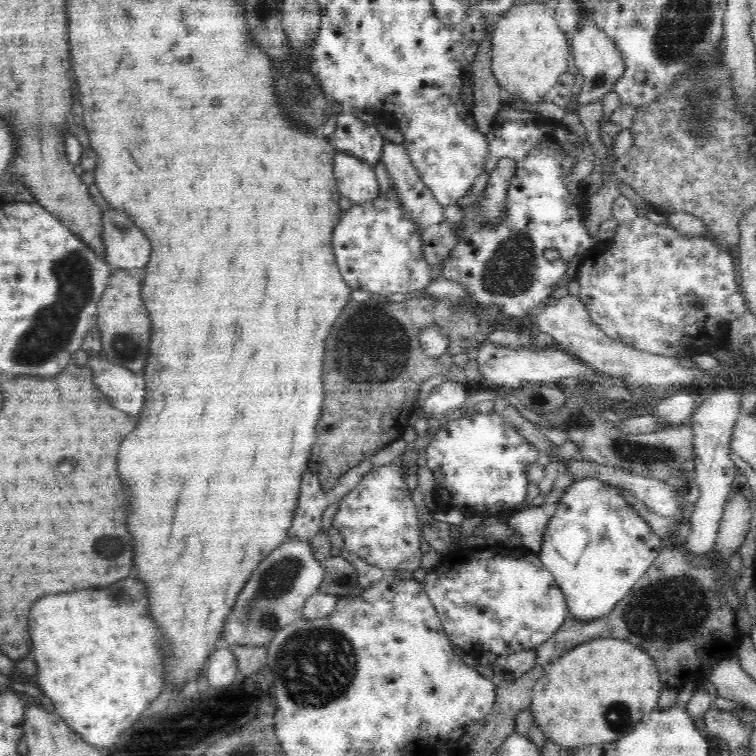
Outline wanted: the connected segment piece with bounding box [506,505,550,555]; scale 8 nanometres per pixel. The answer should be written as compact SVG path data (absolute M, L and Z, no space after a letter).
M539 505L514 513L506 523L517 535L520 535L523 543L522 550L535 555L541 550L549 519L546 508Z

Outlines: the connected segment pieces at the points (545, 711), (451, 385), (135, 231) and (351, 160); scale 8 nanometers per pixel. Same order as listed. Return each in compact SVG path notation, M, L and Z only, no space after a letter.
M596 638L568 650L568 654L562 654L547 666L544 676L532 689L529 709L546 740L561 746L564 754L567 750L618 740L644 716L658 709L658 697L663 688L659 670L649 654L618 638Z
M446 380L430 392L423 412L430 418L440 419L452 410L461 409L468 397L465 384Z
M114 207L103 210L101 221L101 237L105 244L103 259L112 270L144 267L151 255L150 242L144 232Z
M336 152L333 173L340 194L353 204L374 201L380 196L374 166L358 157Z

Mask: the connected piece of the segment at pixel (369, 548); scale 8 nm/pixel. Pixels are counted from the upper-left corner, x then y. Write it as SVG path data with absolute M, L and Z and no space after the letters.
M387 464L372 469L355 488L344 495L333 516L333 527L340 531L346 543L345 548L370 566L381 568L386 573L395 569L414 572L415 568L420 568L423 534L411 493L400 467Z

